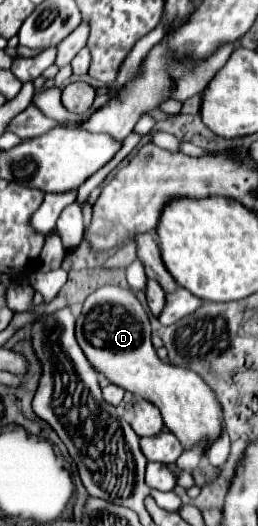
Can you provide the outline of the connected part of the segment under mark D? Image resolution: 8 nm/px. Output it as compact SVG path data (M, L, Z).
M119 285L97 287L83 303L83 311L77 317L75 337L97 373L123 391L139 395L159 407L165 427L185 449L193 447L203 437L209 437L211 443L219 437L223 429L223 411L219 411L215 393L195 371L173 367L157 357L151 345L147 311L129 289Z

